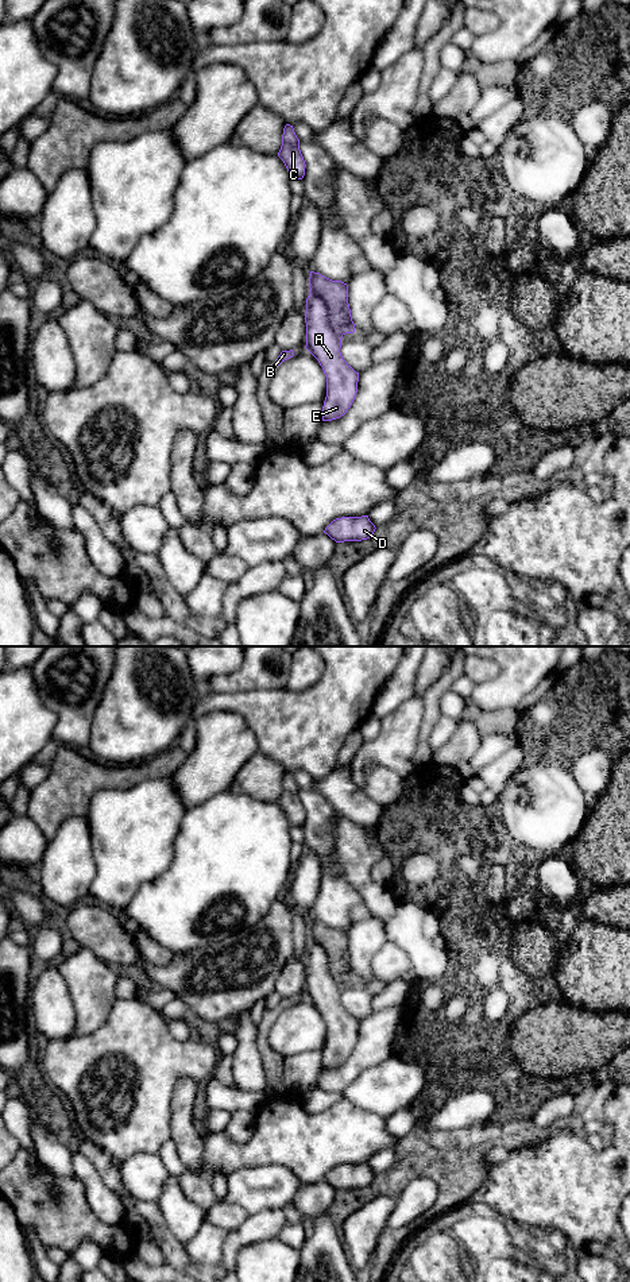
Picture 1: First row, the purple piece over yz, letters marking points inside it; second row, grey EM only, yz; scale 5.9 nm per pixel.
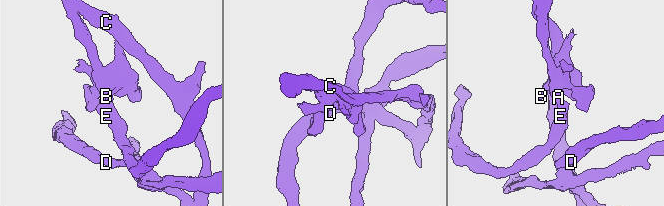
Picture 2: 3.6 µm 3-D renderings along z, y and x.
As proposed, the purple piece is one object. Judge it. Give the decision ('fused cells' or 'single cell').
fused cells

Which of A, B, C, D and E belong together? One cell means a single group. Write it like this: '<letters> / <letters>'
A C D E / B

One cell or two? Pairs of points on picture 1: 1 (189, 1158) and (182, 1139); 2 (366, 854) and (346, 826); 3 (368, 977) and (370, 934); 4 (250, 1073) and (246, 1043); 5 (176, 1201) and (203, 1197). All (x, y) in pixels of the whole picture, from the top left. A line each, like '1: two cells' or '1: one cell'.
1: one cell
2: one cell
3: one cell
4: one cell
5: two cells

